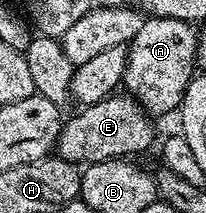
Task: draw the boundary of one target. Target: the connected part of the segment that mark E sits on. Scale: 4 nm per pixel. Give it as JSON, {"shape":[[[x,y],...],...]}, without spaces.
{"shape":[[[112,95],[101,103],[84,105],[76,117],[62,122],[57,142],[57,155],[61,160],[76,167],[86,167],[102,161],[131,159],[134,153],[143,153],[154,143],[152,118],[130,96],[119,96]]]}

